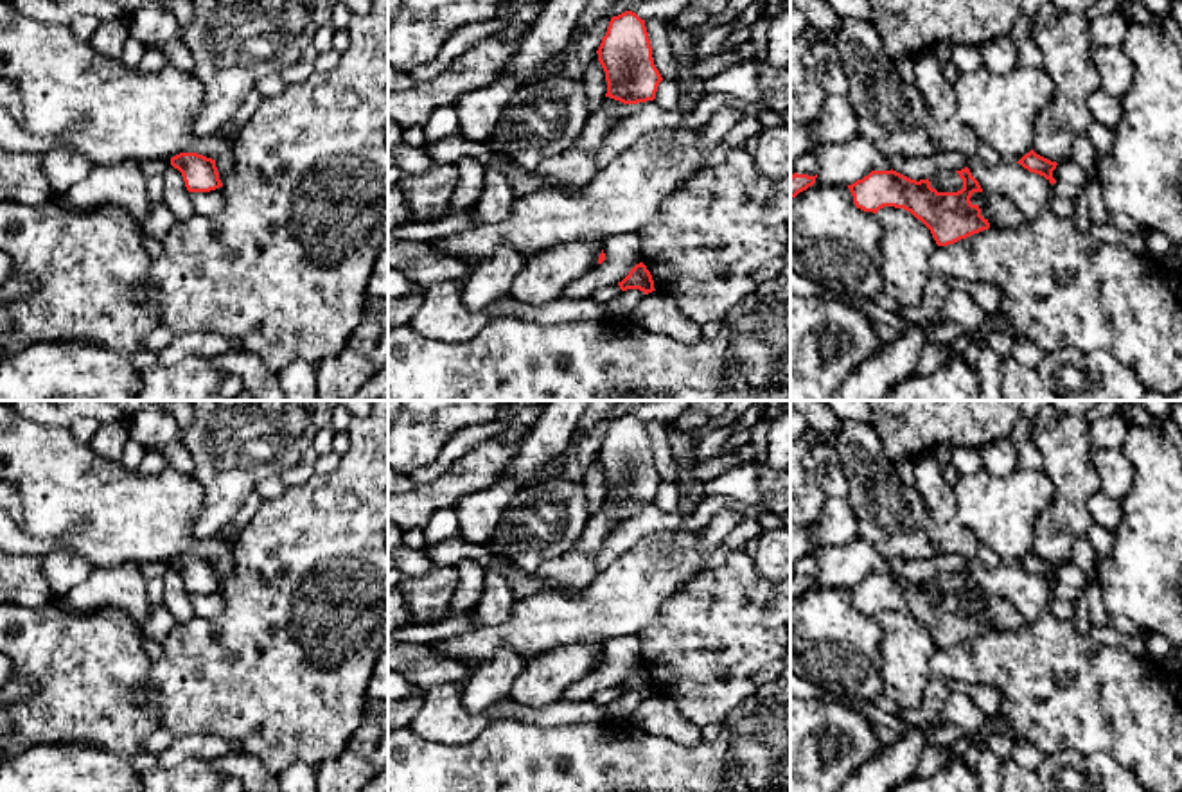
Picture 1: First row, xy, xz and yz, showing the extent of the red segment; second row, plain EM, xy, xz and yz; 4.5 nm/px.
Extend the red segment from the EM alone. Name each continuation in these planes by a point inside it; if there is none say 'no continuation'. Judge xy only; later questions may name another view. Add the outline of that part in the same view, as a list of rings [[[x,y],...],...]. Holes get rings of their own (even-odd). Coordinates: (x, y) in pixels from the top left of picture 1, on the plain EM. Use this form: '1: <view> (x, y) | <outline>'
no continuation

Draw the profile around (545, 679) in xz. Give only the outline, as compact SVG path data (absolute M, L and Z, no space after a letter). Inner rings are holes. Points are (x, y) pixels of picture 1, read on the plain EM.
M598 639L560 645L528 659L507 699L528 708L542 708L560 700L577 681L598 668L604 643Z

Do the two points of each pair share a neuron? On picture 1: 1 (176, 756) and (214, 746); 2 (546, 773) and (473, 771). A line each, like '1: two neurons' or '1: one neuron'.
1: one neuron
2: one neuron

